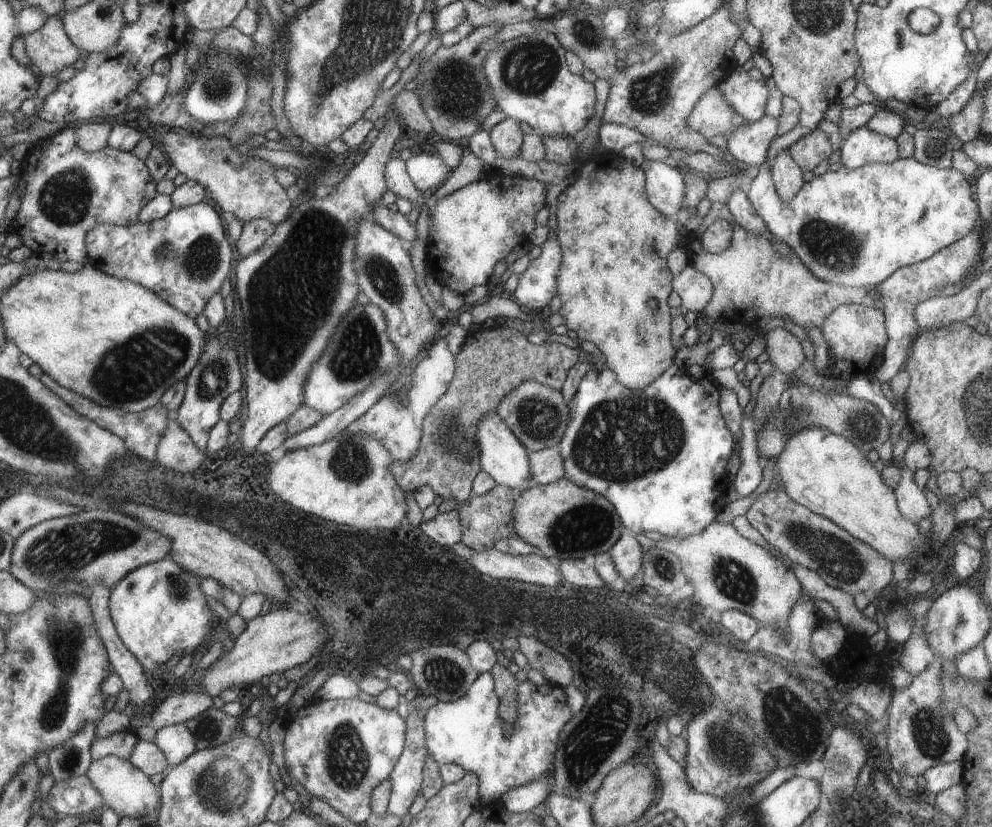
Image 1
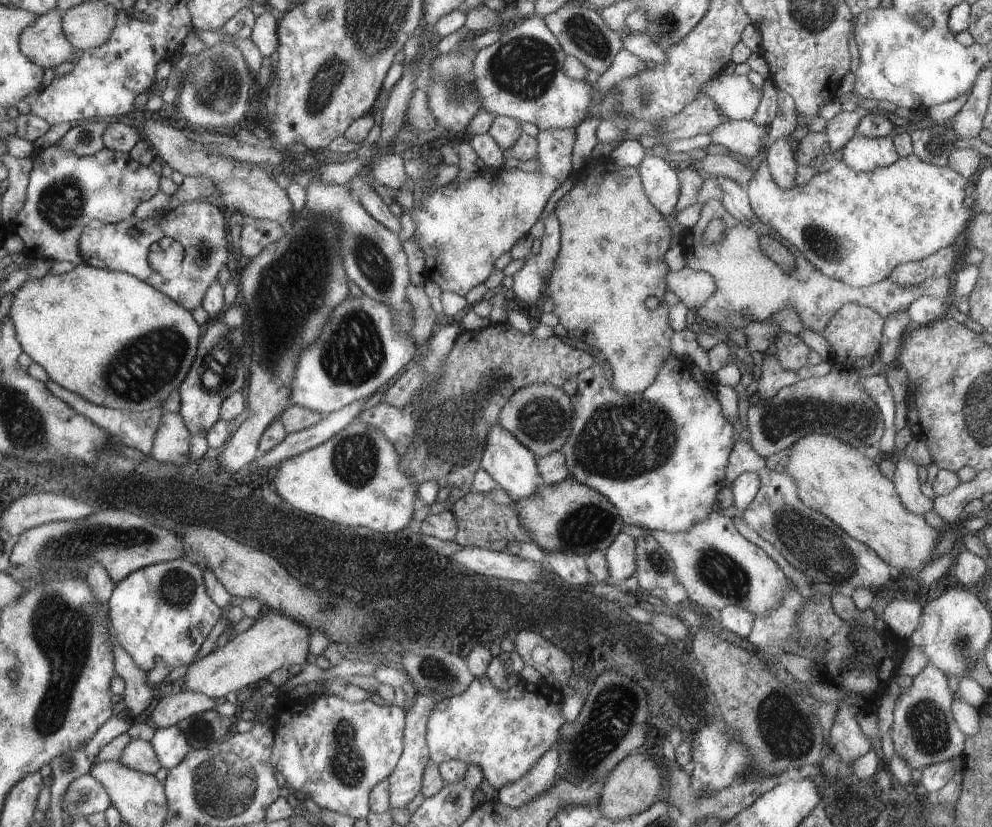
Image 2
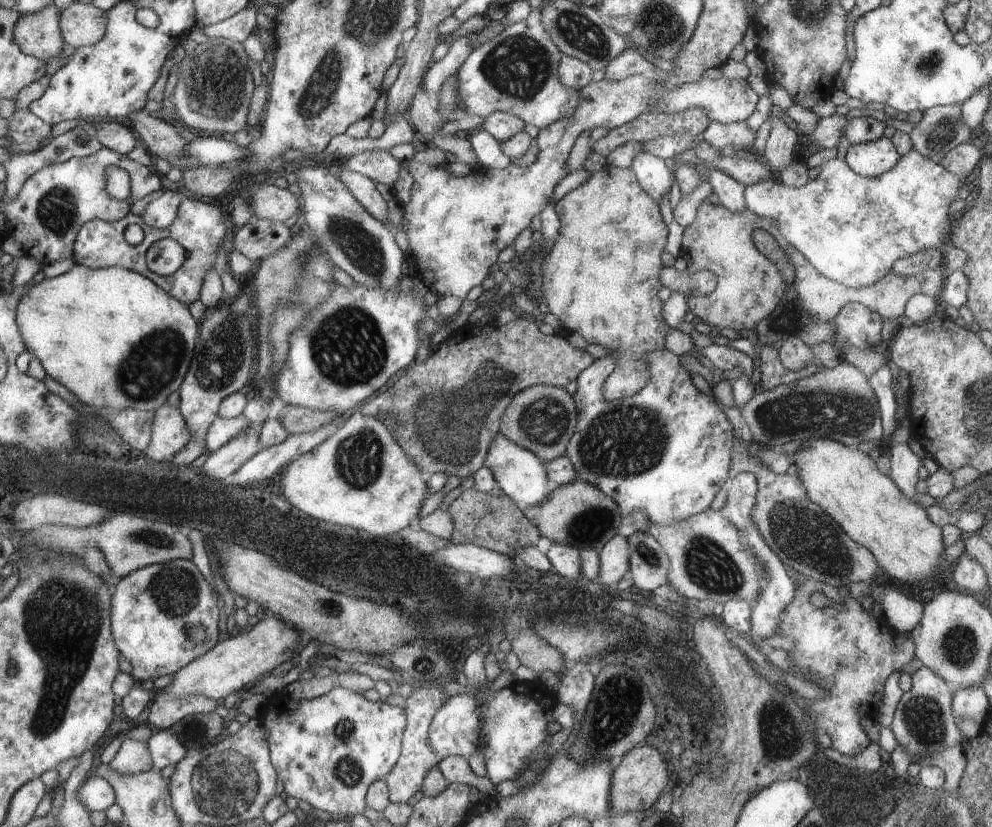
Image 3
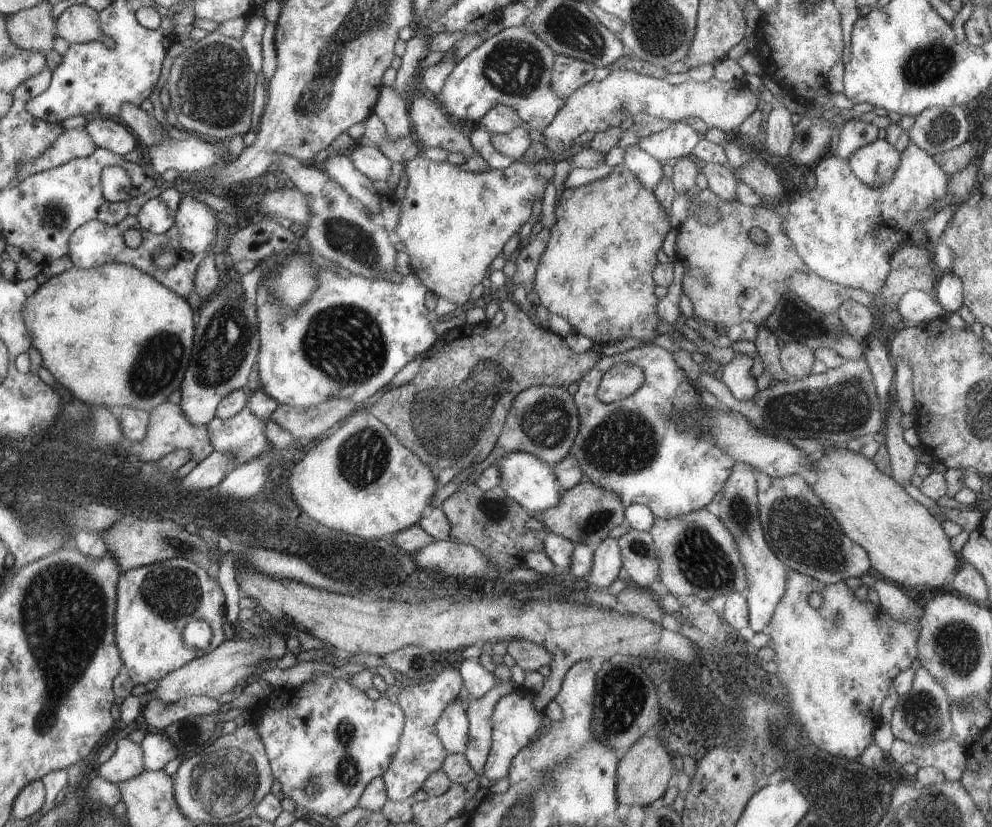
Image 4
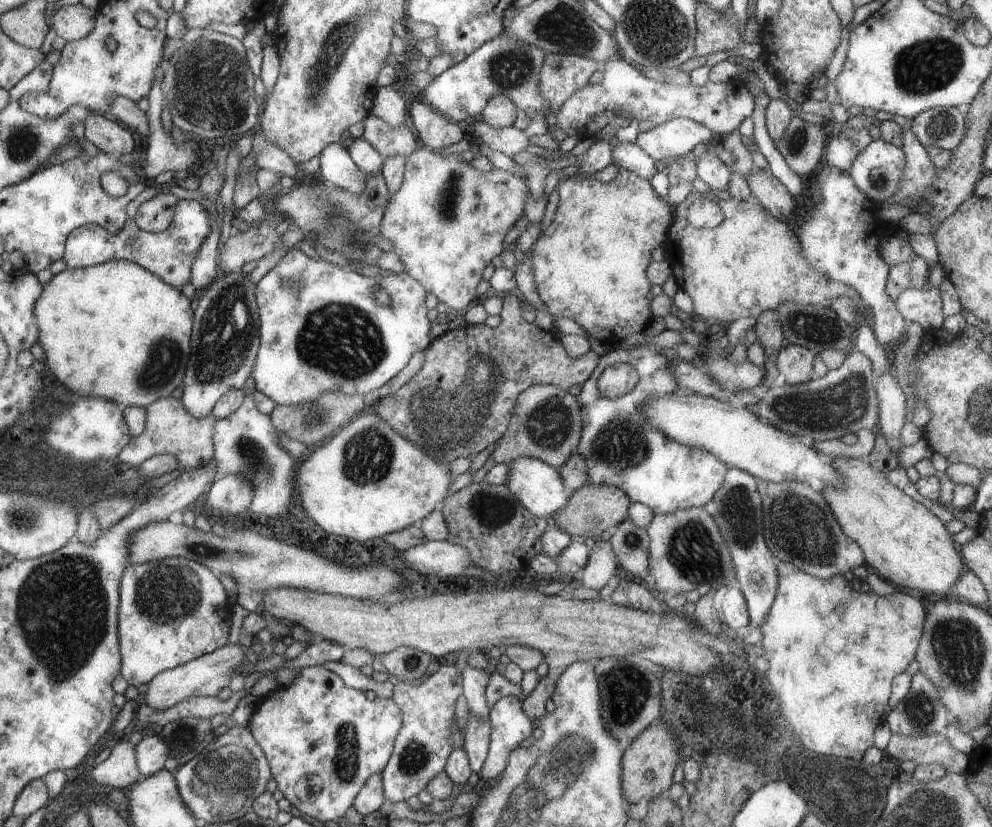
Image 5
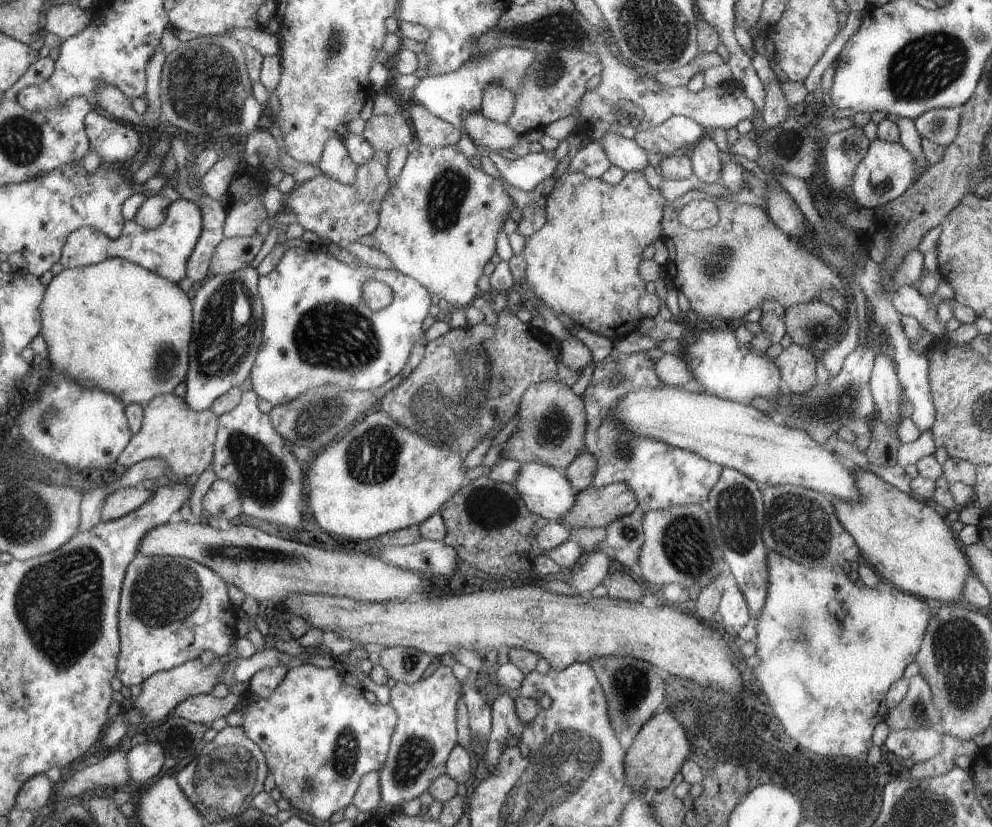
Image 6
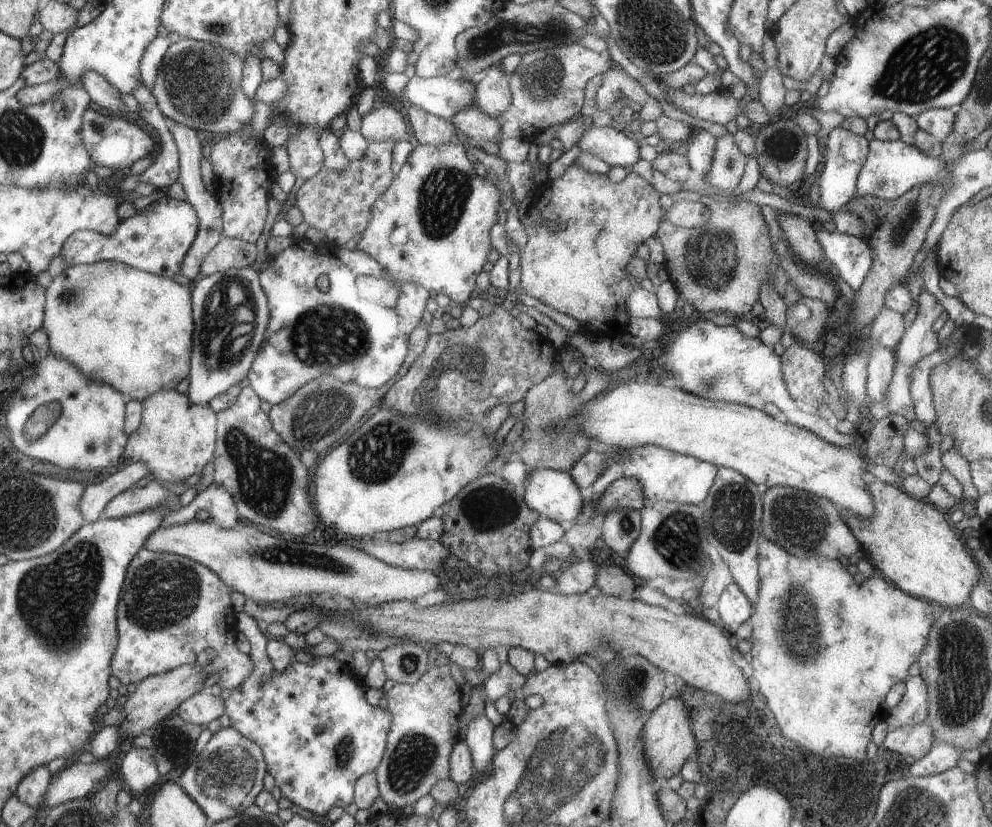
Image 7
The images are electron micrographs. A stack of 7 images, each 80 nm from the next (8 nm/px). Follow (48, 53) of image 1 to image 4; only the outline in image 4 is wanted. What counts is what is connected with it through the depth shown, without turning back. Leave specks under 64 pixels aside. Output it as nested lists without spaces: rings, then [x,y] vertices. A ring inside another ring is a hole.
[[[44,1],[32,9],[24,9],[7,16],[7,29],[12,41],[25,51],[49,52],[54,48],[56,30],[54,18],[50,18],[50,2]]]

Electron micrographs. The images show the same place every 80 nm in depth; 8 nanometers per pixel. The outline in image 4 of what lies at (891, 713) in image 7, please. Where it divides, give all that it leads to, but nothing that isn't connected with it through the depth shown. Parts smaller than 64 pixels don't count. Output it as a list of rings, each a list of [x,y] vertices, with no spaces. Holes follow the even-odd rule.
[[[921,667],[915,672],[912,688],[899,696],[891,720],[891,729],[896,739],[911,745],[927,747],[936,741],[947,741],[953,733],[951,723],[951,698],[946,689]]]

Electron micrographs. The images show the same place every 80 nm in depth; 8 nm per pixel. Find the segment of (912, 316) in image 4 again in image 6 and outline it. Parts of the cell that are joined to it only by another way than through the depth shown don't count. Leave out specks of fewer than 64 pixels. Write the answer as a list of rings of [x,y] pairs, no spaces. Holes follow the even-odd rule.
[[[944,279],[930,296],[921,293],[918,285],[904,285],[890,295],[894,308],[902,317],[913,316],[926,331],[938,338],[945,336],[945,324],[939,319],[937,308],[943,300],[954,299],[955,294]]]

